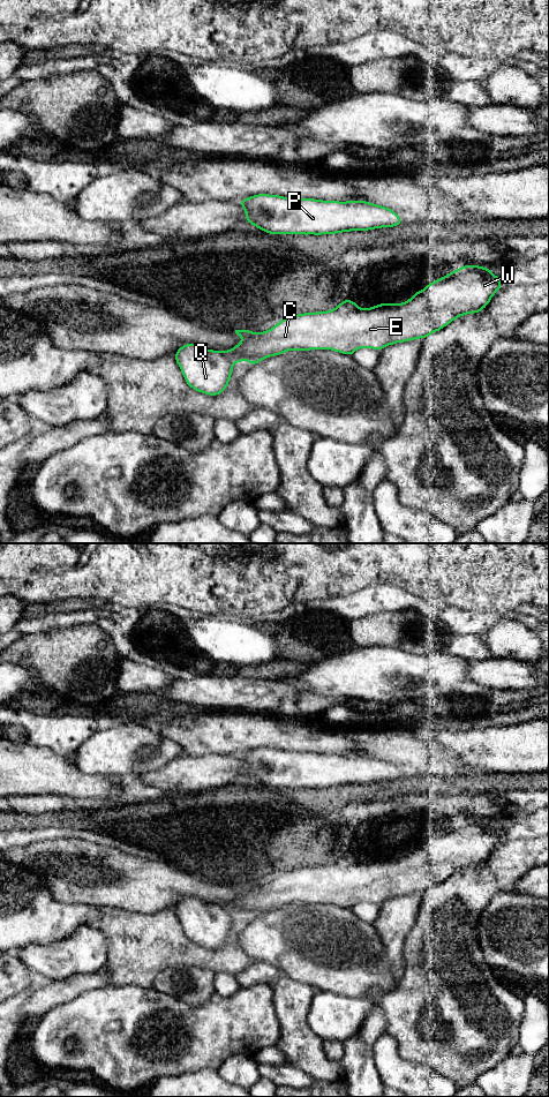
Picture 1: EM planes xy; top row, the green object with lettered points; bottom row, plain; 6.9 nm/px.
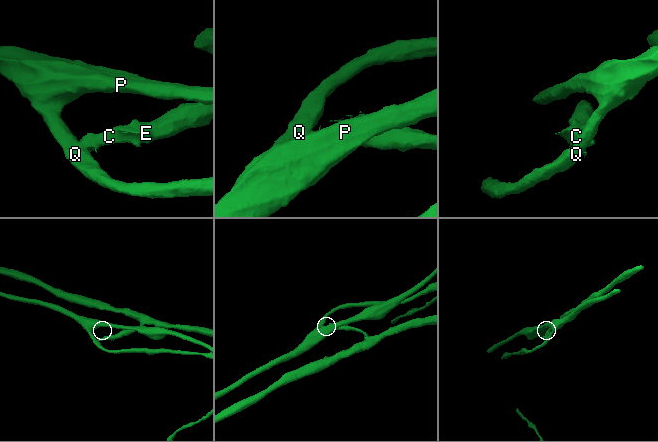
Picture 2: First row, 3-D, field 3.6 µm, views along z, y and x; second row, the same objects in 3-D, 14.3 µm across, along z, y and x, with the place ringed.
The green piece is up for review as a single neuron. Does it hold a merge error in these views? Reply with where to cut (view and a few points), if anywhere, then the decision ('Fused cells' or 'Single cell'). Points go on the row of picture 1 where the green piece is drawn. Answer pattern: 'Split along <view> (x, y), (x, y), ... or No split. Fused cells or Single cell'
Split along xy (222, 352), (232, 363). Fused cells

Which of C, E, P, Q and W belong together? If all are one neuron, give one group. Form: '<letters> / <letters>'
C E W / P Q

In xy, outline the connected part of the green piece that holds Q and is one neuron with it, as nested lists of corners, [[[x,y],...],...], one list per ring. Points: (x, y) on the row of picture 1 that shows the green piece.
[[[185,344],[174,354],[186,383],[201,393],[217,396],[227,388],[233,363],[220,351]]]

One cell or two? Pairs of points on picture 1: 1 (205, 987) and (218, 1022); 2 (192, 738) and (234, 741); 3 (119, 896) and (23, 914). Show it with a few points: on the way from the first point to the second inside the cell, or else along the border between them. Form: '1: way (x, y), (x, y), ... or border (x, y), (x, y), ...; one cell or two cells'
1: border (215, 991), (197, 1006), (183, 1002); two cells
2: way (202, 738), (224, 738); one cell
3: border (52, 894), (64, 902), (104, 908); two cells

